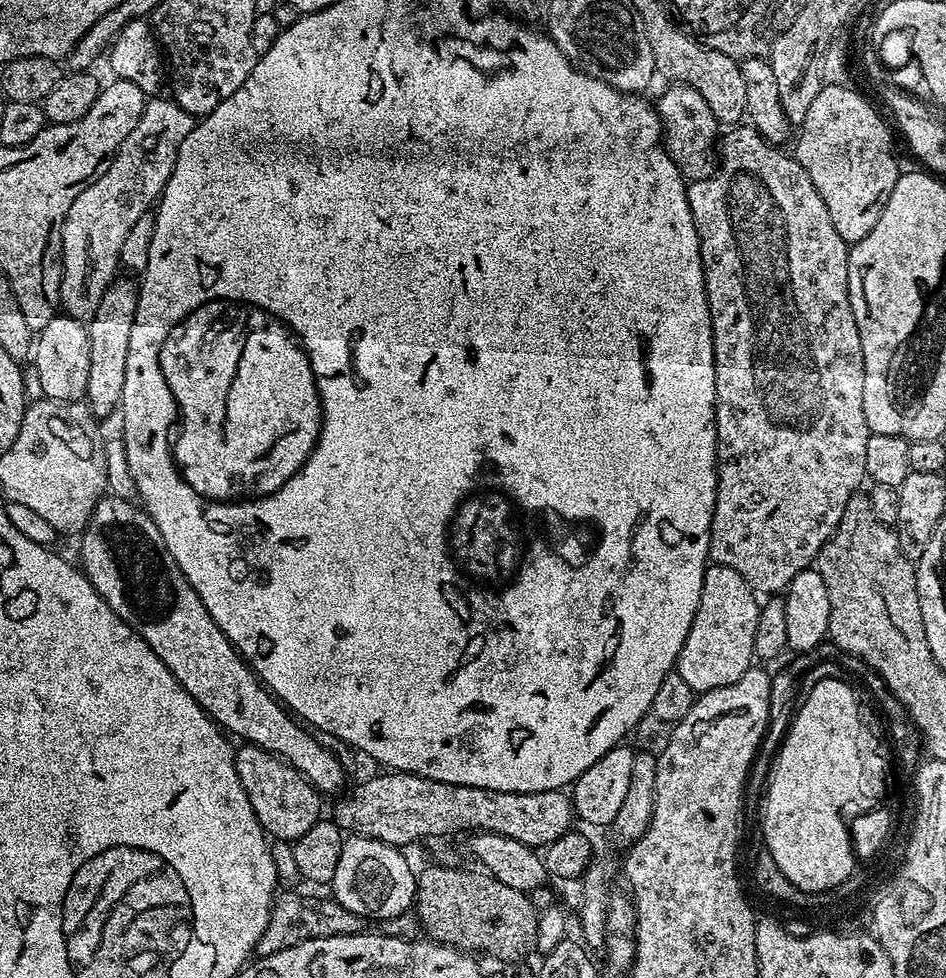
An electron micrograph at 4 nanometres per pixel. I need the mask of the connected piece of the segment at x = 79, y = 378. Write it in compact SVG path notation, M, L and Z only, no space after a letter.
M57 314L34 340L36 380L40 383L39 395L46 400L80 402L88 395L90 382L90 338L85 321L67 314Z

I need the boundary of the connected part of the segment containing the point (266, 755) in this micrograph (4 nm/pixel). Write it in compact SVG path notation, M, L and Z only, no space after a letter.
M250 743L240 747L244 748L237 747L234 752L238 778L265 833L276 842L295 842L302 838L302 834L321 819L321 793L293 764L288 764L274 753Z

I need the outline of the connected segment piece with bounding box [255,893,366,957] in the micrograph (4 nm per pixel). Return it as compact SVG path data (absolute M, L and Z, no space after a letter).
M283 893L273 903L271 918L268 920L262 938L256 944L255 953L259 957L269 956L314 938L346 936L365 931L366 921L363 916L358 916L352 911L346 910L335 899L327 899L302 894L284 895Z

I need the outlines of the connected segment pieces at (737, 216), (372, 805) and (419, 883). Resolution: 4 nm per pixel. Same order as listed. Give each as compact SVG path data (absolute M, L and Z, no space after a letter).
M736 126L723 133L722 143L719 145L720 167L716 173L705 180L694 180L688 184L688 201L692 217L698 230L700 239L700 257L704 263L704 285L708 295L708 309L712 319L712 345L714 346L714 366L716 367L716 505L714 506L714 518L712 519L712 533L710 534L710 546L708 555L713 561L722 566L730 566L730 570L738 570L742 578L751 586L757 594L780 594L788 587L798 573L805 568L815 565L816 556L822 550L824 543L836 533L836 527L842 522L842 514L850 502L852 496L861 491L860 483L866 480L866 442L870 435L870 429L866 422L866 410L862 410L862 382L864 381L864 363L862 362L862 338L858 338L858 322L854 322L854 310L850 310L850 298L848 297L848 250L850 245L846 243L834 230L834 222L830 222L830 210L826 210L826 202L822 202L822 194L814 190L814 182L810 182L810 174L796 161L795 155L788 156L777 145L768 143L755 128L751 126Z
M384 770L381 773L339 797L334 819L345 833L397 846L405 846L423 836L448 836L451 832L488 833L504 835L526 847L544 850L573 827L574 809L569 793L564 790L507 792L438 782L413 772Z
M432 864L429 868L419 869L416 872L416 899L414 901L414 911L416 917L420 919L420 926L423 935L427 939L435 940L437 944L448 944L452 948L458 948L461 952L469 954L481 954L485 952L488 956L497 956L500 960L524 960L528 955L536 952L536 939L538 938L538 918L540 912L532 904L532 897L527 892L518 890L515 886L506 886L506 882L498 882L498 878L489 876L483 870L467 872L464 868L447 868L444 864Z

